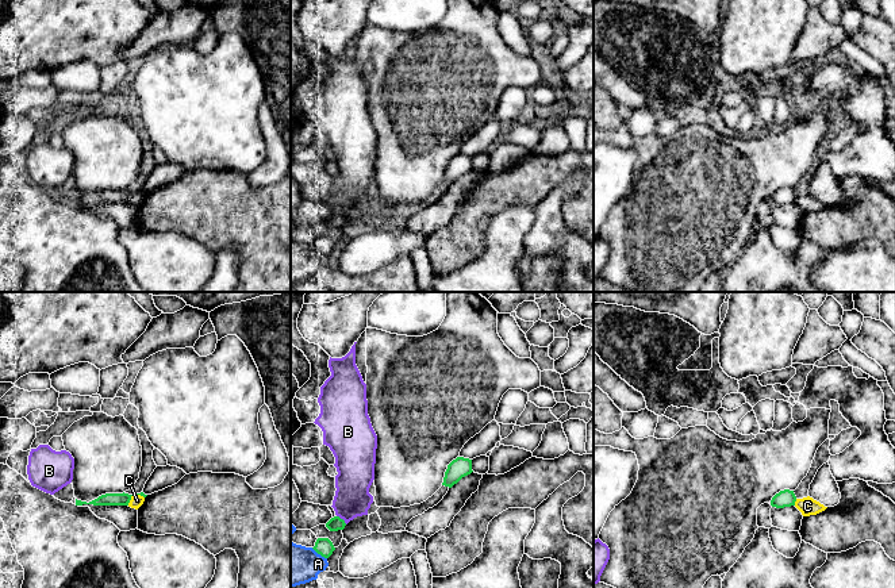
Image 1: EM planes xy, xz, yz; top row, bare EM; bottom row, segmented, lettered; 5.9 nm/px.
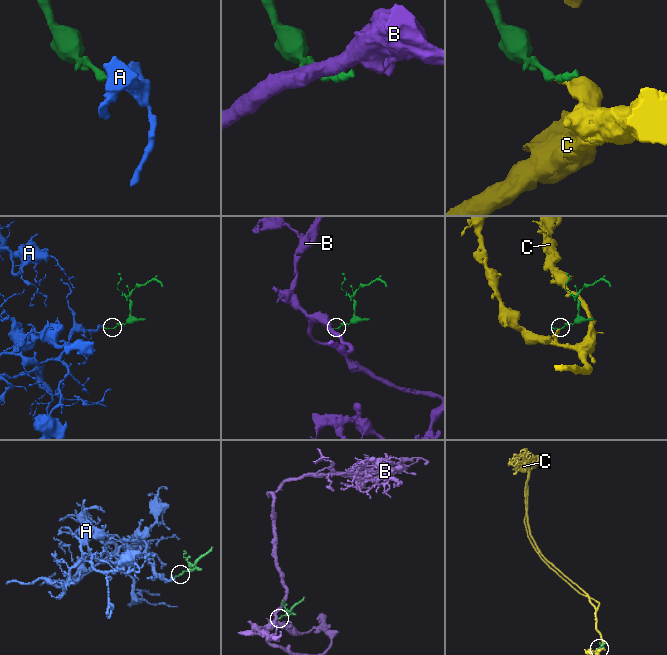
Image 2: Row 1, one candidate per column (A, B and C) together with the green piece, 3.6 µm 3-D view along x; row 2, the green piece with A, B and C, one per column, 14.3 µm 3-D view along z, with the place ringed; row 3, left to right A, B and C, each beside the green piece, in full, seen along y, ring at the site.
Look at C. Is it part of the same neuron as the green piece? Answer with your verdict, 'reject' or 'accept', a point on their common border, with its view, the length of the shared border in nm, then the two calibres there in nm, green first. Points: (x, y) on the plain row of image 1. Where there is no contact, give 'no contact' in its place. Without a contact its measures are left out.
reject; contact xy (130, 196); length 70 nm; calibres 80 and 80 nm

